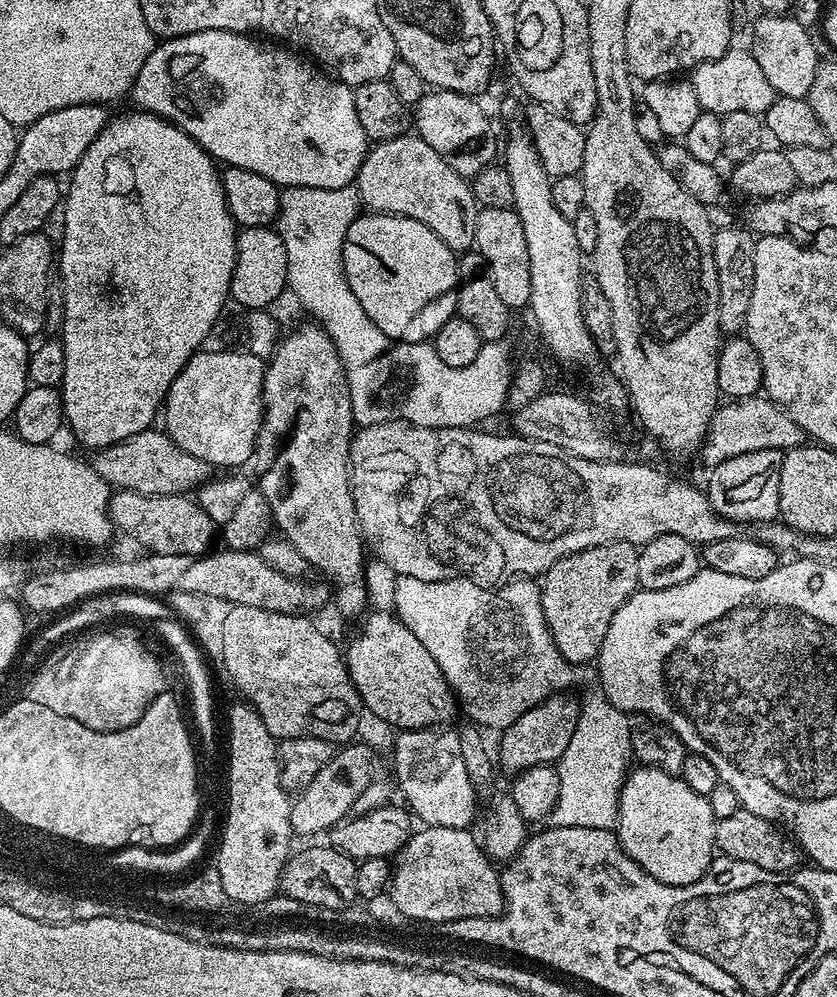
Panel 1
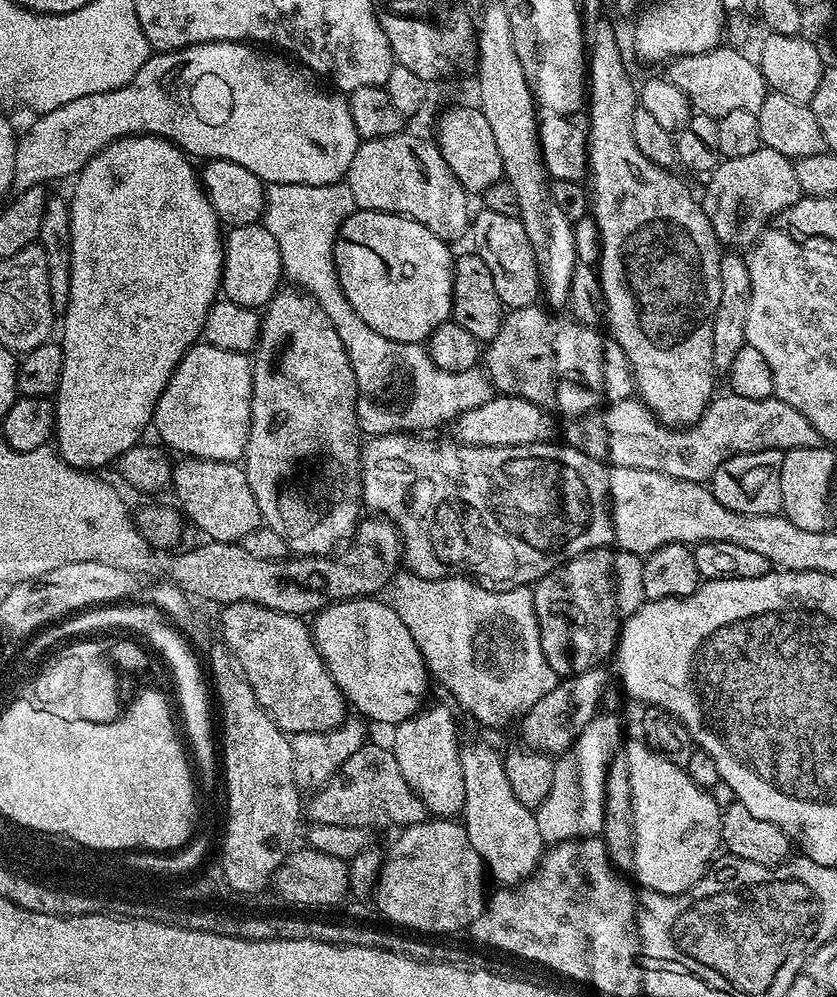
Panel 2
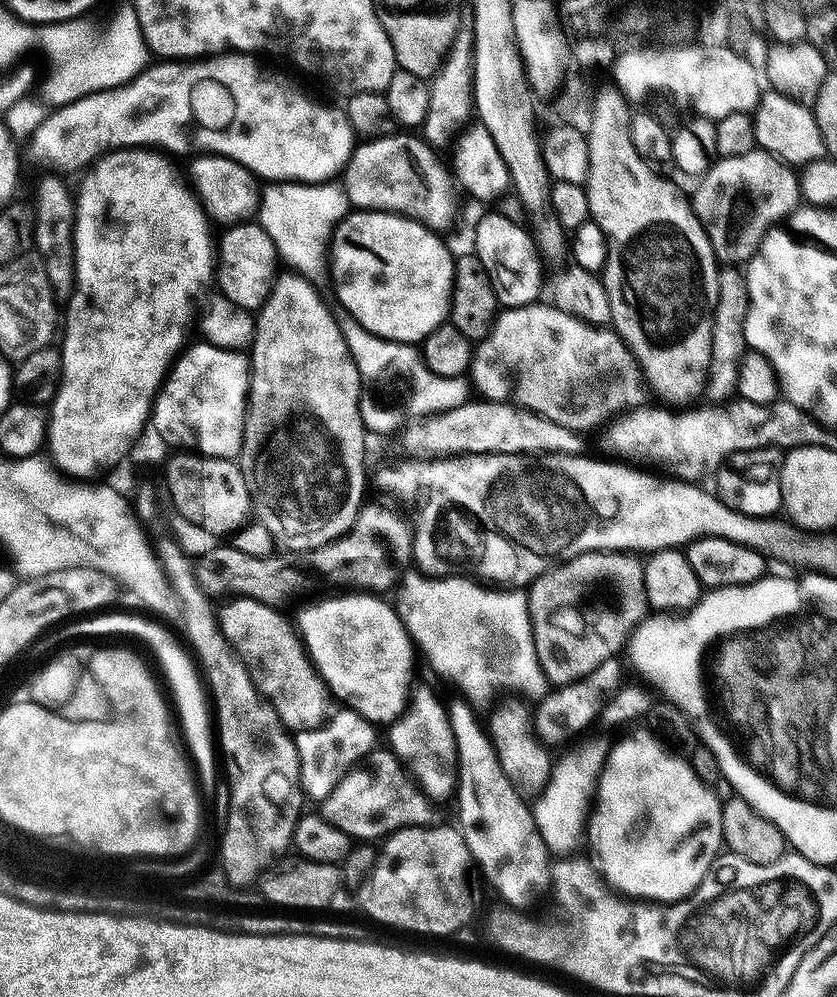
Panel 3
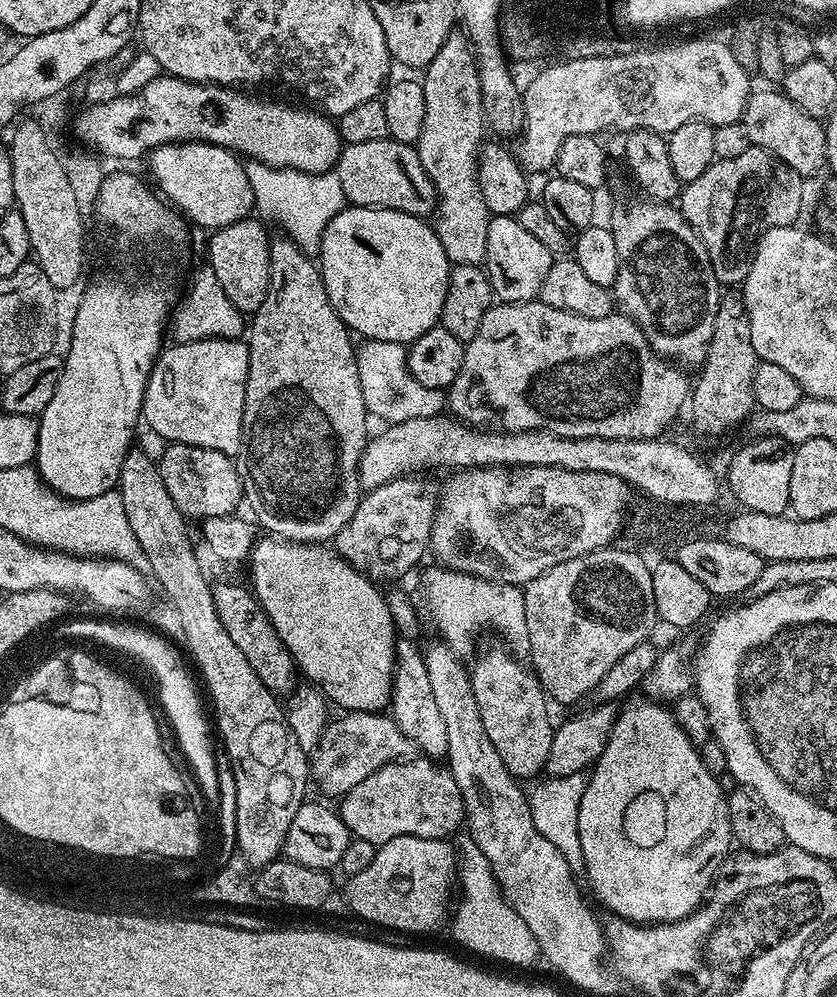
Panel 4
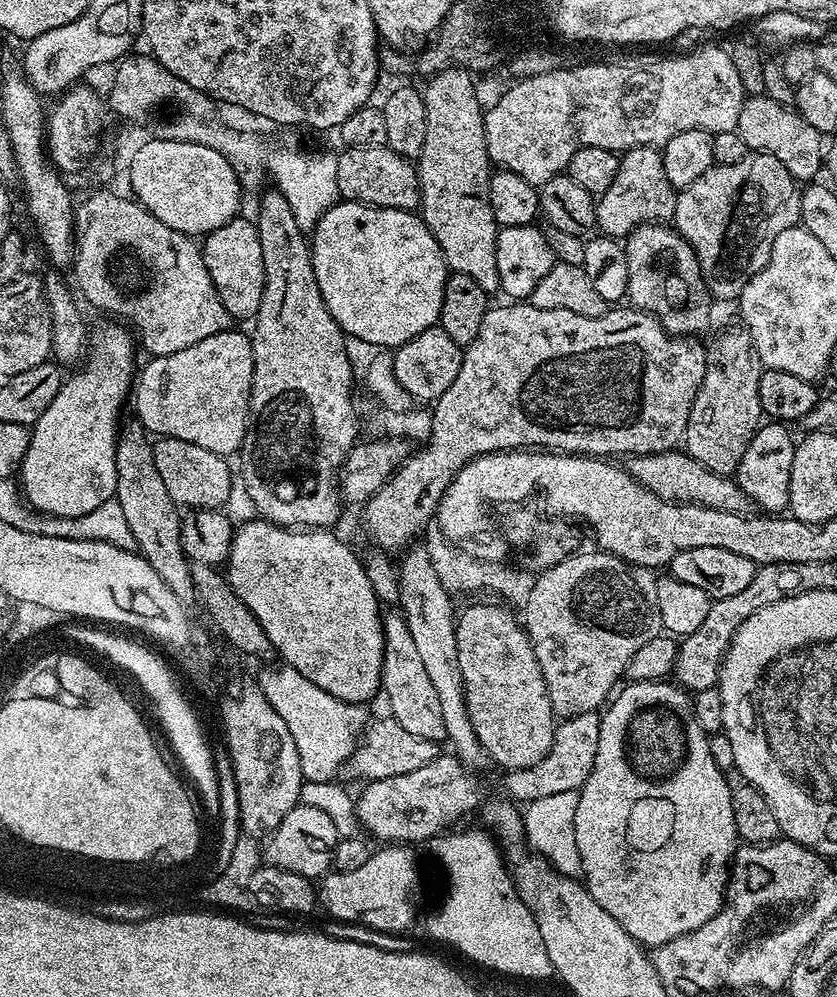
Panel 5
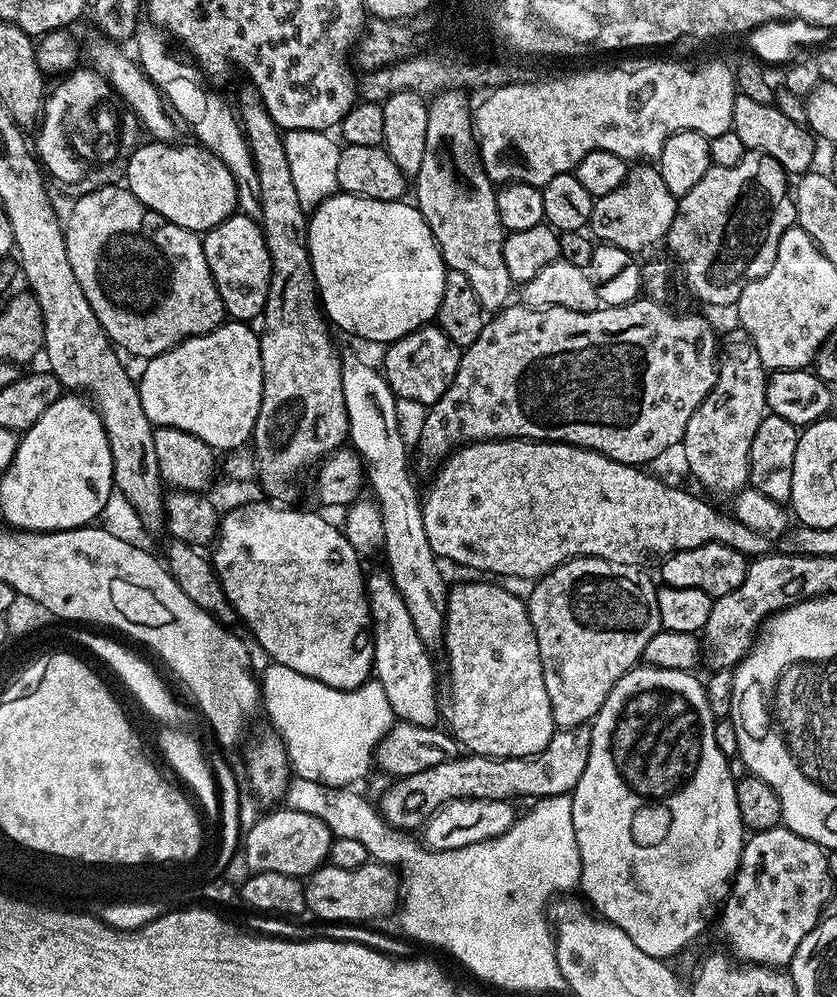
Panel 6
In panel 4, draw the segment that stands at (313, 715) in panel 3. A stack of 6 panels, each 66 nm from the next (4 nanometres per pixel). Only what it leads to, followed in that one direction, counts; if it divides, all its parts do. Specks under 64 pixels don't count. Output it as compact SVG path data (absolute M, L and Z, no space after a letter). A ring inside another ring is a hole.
M213 583L211 587L214 610L218 612L218 622L222 622L222 630L226 630L226 634L230 634L234 646L238 646L238 650L242 650L246 662L250 662L250 666L254 666L254 674L258 674L258 678L262 678L262 682L271 692L291 693L297 687L297 666L292 661L290 650L286 650L282 638L278 638L274 626L268 621L268 615L262 610L256 597L245 585L243 588L240 584Z

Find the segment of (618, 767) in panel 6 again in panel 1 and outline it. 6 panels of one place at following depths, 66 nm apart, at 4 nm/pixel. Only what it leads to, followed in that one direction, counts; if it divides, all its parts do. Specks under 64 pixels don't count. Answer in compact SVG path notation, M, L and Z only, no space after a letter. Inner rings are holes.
M636 766L624 777L620 791L620 815L616 817L614 831L626 855L638 862L646 874L658 878L658 882L686 886L690 882L698 882L707 874L717 851L716 822L707 796L694 794L694 790L690 790L690 786L686 786L679 776L671 776L657 768Z

